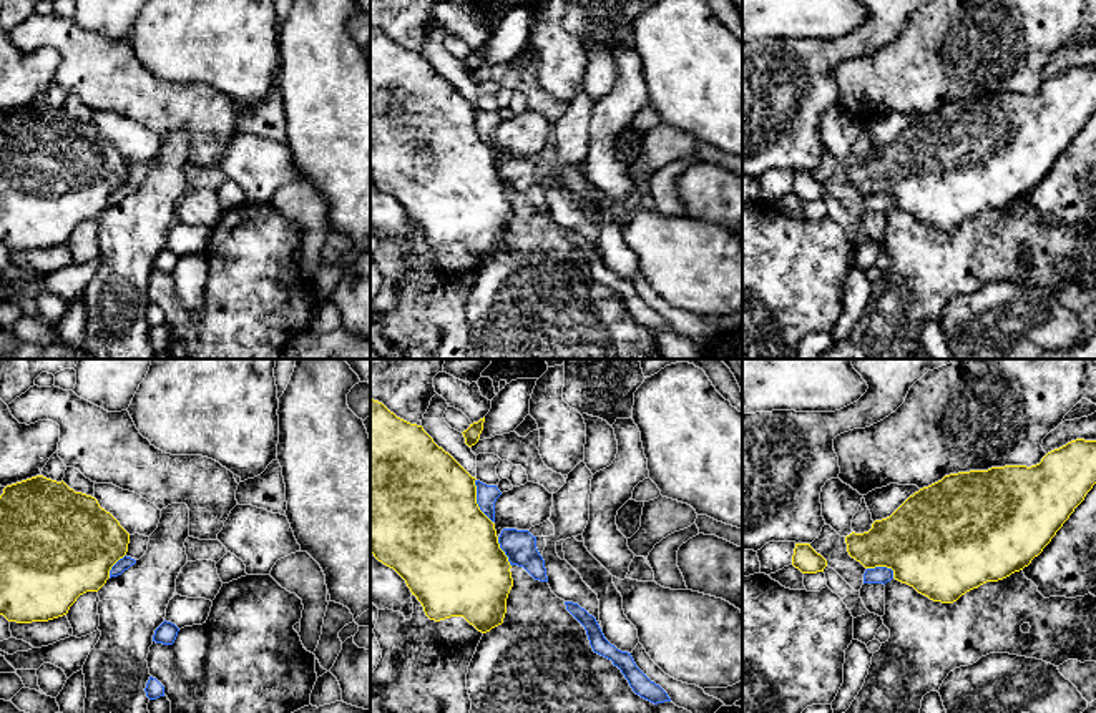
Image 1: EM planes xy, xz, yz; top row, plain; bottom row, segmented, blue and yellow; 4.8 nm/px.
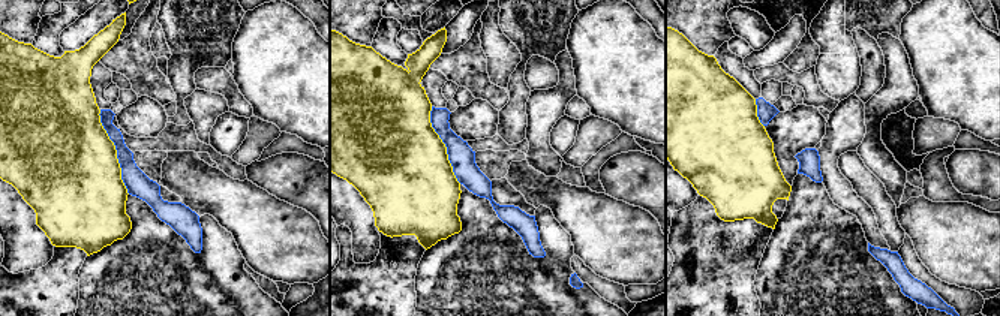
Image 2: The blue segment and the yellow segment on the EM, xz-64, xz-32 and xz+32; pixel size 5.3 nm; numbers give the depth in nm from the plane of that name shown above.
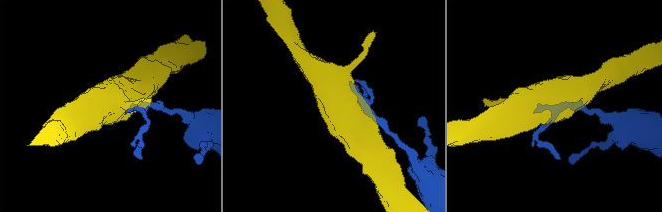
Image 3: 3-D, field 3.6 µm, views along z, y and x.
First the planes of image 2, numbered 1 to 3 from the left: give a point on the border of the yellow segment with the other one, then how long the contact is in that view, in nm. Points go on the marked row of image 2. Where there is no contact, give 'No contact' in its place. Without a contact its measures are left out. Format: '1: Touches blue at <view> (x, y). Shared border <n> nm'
1: Touches blue at xz-64 (117, 152). Shared border 480 nm
2: Touches blue at xz-32 (446, 146). Shared border 440 nm
3: Touches blue at xz+32 (757, 113). Shared border 160 nm

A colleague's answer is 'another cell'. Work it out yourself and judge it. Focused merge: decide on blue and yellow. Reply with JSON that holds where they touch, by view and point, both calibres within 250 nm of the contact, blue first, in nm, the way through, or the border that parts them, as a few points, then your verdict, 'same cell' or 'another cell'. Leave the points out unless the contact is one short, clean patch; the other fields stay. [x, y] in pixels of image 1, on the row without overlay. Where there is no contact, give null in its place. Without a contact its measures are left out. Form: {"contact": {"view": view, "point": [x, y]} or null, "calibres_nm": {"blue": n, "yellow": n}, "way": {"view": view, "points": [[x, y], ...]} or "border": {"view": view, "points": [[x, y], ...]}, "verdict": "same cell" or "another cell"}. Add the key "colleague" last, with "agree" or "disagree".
{"contact": {"view": "xz", "point": [477, 128]}, "calibres_nm": {"blue": 100, "yellow": 500}, "verdict": "another cell", "colleague": "agree"}

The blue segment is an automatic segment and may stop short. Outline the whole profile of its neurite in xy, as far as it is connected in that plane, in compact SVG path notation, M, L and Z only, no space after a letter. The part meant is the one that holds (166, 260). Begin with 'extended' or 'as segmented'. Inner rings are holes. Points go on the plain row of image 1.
as segmented; M163 249L153 263L153 269L163 271L163 273L173 273L178 264L179 256L171 249Z

